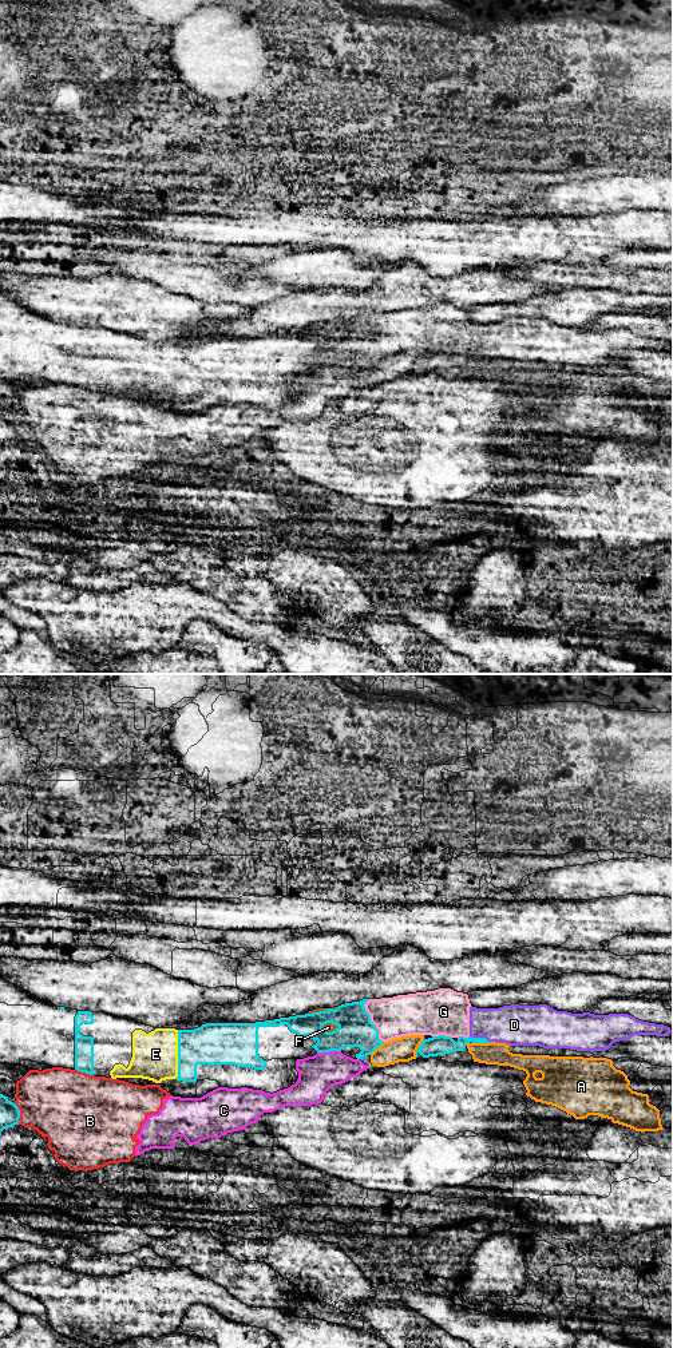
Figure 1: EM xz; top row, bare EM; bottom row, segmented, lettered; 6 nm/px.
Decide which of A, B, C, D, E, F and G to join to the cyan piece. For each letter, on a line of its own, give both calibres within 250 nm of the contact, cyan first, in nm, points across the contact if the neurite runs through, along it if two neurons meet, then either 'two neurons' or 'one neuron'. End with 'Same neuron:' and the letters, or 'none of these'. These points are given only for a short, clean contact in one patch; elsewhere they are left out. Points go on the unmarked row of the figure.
A: calibres 120 and 130 nm; two neurons
B: calibres 120 and 420 nm; two neurons
C: calibres 200 and 220 nm; two neurons
D: calibres 120 and 240 nm; border xz (470, 351), (486, 353), (490, 357); two neurons
E: calibres 260 and 280 nm; border xz (178, 345), (178, 391), (175, 393); two neurons
F: calibres 200 and 60 nm; two neurons
G: calibres 200 and 240 nm; two neurons
Same neuron: none of these

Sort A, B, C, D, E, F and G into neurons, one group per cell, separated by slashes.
A C / B / D E G / F

